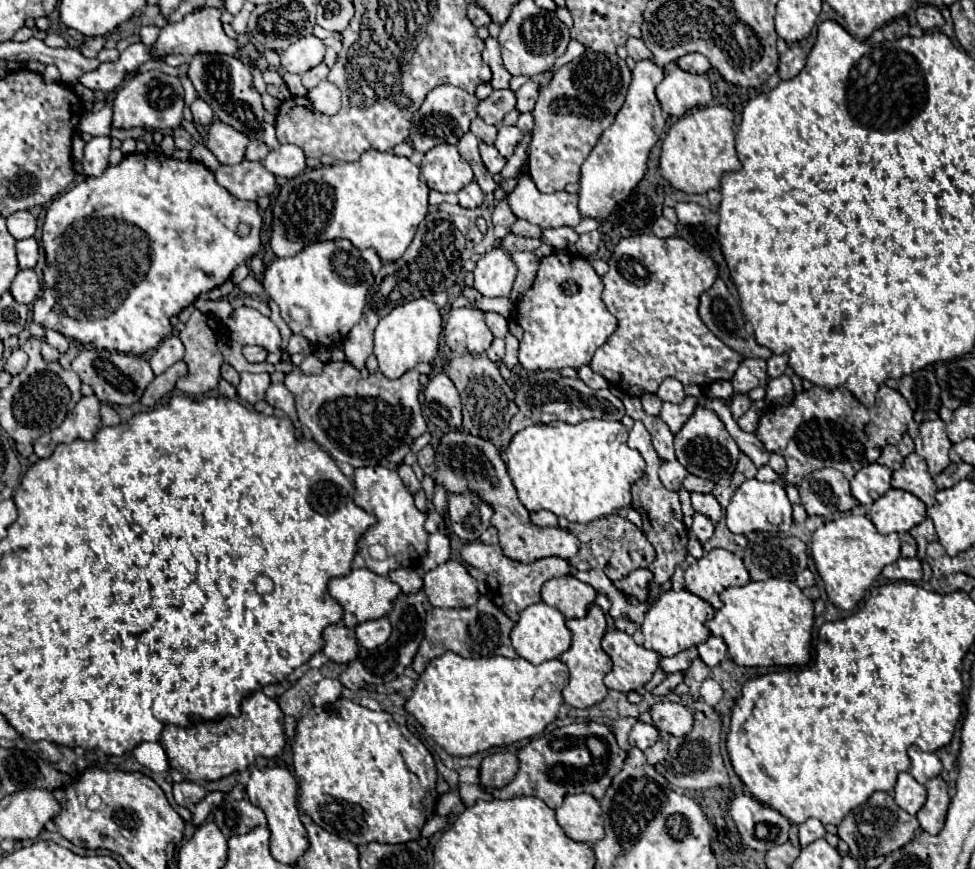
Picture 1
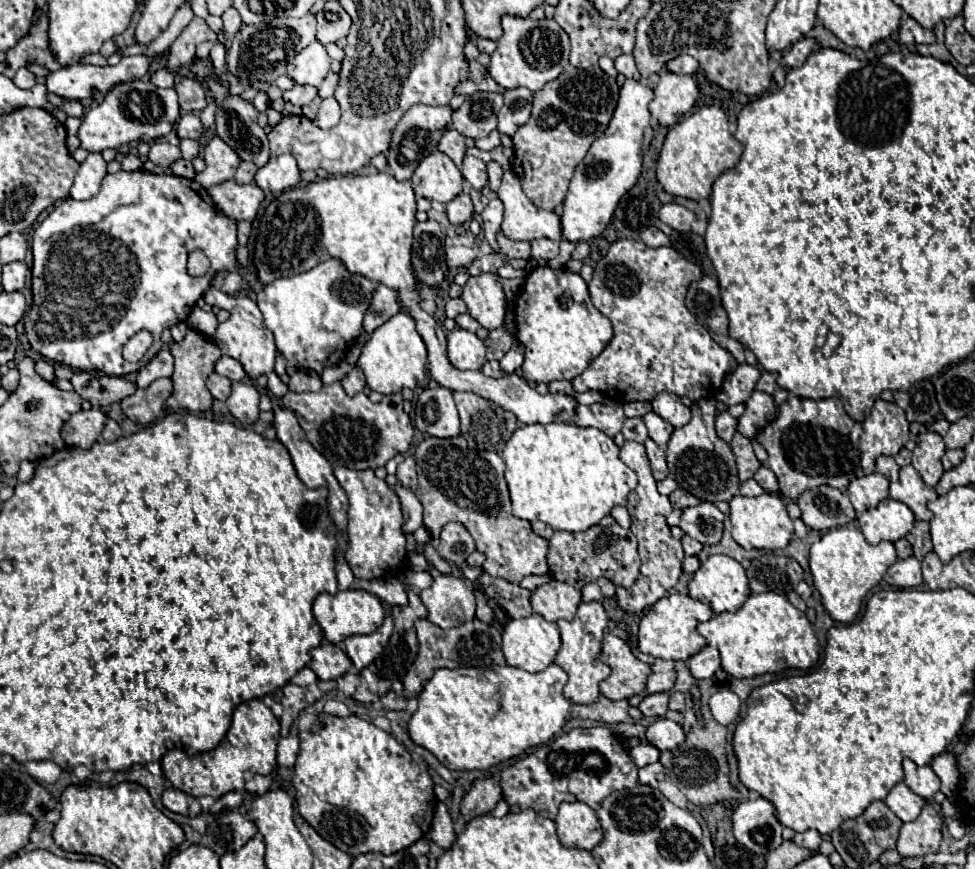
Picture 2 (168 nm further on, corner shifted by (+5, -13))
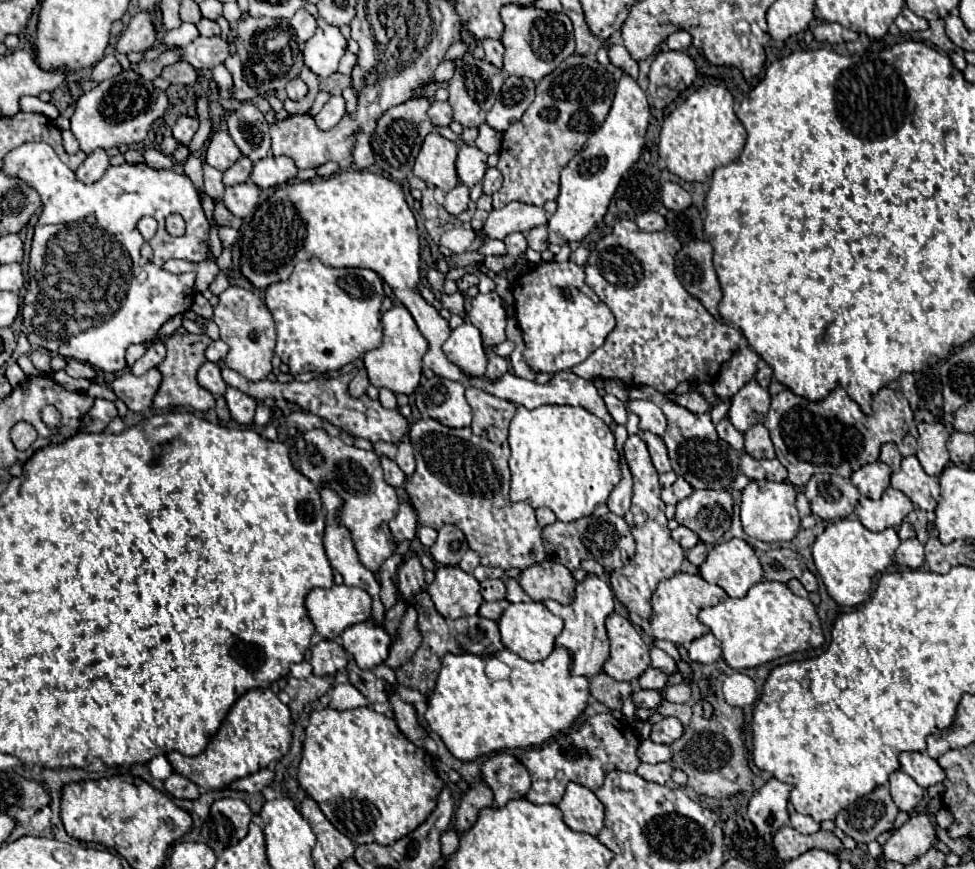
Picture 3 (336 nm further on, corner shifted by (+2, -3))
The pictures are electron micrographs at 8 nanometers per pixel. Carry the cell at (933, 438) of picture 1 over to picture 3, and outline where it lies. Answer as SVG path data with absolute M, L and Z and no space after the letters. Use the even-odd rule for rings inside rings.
M942 422L936 424L918 424L918 452L916 458L920 460L922 468L930 476L940 476L942 470L948 466L950 456L946 450L946 442L950 432Z

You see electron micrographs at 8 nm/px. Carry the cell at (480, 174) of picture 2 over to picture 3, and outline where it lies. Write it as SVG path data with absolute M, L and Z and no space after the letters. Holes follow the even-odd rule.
M462 146L458 150L458 158L456 158L458 180L462 184L466 184L468 188L478 184L484 178L484 172L488 168L486 158L488 156L482 150L478 150L476 146Z

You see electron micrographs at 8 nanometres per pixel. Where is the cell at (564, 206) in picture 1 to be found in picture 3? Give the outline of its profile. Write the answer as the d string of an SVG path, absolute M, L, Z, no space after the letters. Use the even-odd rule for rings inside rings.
M510 202L500 210L492 210L478 234L486 238L504 240L512 232L528 232L534 226L542 226L546 222L548 214L544 212L544 208L530 206L524 202Z

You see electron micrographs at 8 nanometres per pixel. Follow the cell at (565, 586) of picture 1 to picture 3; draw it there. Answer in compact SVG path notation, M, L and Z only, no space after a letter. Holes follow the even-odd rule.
M542 560L522 570L518 584L532 600L542 602L552 598L560 604L570 604L576 580L566 566L554 560Z

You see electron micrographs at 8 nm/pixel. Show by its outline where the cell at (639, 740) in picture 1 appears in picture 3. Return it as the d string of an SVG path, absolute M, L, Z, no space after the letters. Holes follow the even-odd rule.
M642 740L638 748L638 756L642 762L648 764L658 764L658 762L670 762L672 760L672 750L666 744L656 744L652 740Z

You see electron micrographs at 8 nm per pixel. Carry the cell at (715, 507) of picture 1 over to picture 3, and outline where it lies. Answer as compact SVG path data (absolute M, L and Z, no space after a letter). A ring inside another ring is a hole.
M694 490L694 494L690 494L690 498L684 498L676 504L676 520L680 526L686 526L694 534L698 534L698 538L702 542L716 544L722 538L722 534L730 528L732 506L734 506L734 500L732 500L730 492L726 492L726 490Z

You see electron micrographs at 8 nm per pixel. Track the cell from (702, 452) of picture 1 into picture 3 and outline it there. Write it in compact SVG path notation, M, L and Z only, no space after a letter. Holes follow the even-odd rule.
M636 386L629 393L627 401L644 399L658 404L668 420L668 430L664 432L662 440L666 442L672 468L678 476L682 476L692 488L714 488L714 490L728 490L732 480L738 476L738 454L718 438L716 428L710 420L710 414L692 414L684 406L678 406L674 400L666 398L666 394L654 390L652 386Z

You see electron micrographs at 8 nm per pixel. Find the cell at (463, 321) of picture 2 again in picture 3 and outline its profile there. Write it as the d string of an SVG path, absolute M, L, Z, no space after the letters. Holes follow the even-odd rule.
M456 292L456 294L442 294L440 302L442 302L442 306L444 306L450 314L464 316L464 298L462 298L460 292Z

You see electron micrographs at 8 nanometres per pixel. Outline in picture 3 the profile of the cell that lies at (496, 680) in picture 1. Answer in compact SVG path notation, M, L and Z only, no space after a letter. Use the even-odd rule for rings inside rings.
M554 648L554 652L542 662L528 662L508 650L502 650L502 662L506 662L512 668L512 676L506 680L492 682L484 674L484 662L480 656L446 654L442 660L442 670L438 674L436 688L428 700L426 720L430 728L440 734L446 748L464 762L476 760L478 756L486 756L486 754L500 752L500 750L544 744L548 738L568 730L588 704L590 682L586 676L570 674L572 658L566 648Z

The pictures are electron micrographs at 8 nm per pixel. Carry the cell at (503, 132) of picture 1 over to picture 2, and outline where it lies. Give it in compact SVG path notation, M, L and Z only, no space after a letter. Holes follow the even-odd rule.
M495 160L487 162L487 172L489 172L489 188L491 188L493 192L497 192L497 190L499 190L499 184L501 184L501 174L503 174L501 164L495 162Z

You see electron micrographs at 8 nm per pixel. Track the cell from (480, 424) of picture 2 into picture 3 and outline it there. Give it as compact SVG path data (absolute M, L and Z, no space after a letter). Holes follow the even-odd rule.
M466 386L466 400L474 414L470 426L472 432L496 444L504 444L508 438L508 424L516 412L516 406L474 386Z

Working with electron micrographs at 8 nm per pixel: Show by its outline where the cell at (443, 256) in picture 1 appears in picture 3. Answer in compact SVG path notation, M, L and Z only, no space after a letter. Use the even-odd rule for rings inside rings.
M362 368L362 370L358 370L358 374L350 380L348 390L350 390L350 394L352 394L354 398L360 398L360 396L364 396L364 394L366 394L366 388L368 388L368 386L370 386L370 382L368 382L366 370Z

